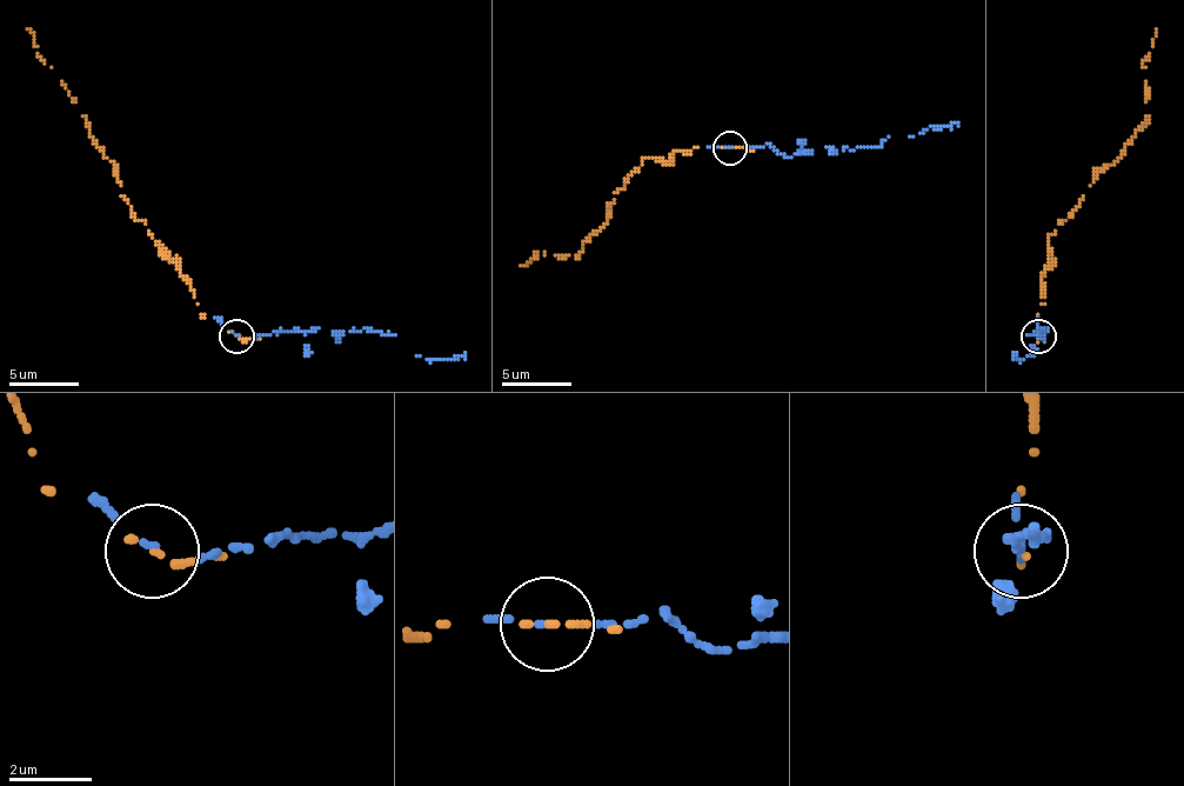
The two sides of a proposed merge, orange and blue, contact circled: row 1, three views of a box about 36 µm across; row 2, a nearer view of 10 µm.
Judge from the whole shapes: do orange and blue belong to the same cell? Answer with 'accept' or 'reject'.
accept

